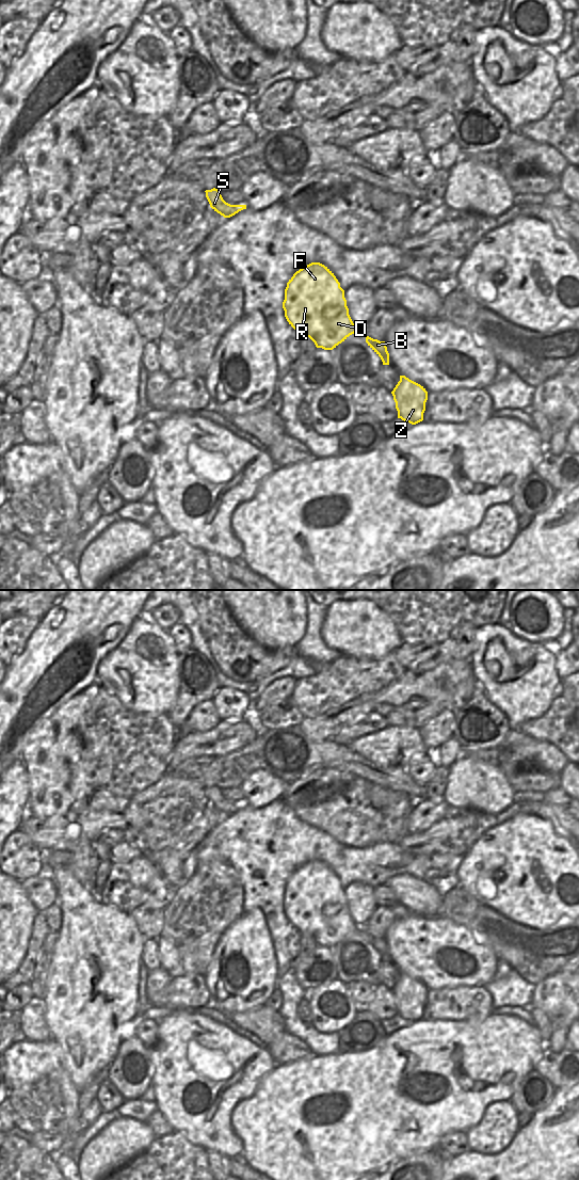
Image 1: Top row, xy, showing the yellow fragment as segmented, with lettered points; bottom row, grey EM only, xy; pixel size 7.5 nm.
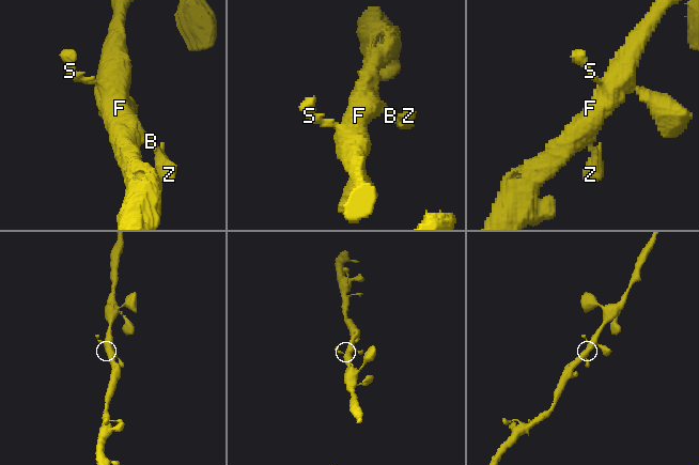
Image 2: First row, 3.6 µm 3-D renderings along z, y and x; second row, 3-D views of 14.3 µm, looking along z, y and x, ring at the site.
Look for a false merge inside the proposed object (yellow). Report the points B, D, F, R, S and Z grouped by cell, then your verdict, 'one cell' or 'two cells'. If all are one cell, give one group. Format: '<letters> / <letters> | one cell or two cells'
B D F R S Z | one cell

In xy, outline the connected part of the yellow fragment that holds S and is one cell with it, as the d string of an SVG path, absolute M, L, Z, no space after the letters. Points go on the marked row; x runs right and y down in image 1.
M215 188L205 192L210 207L224 218L230 218L239 211L246 209L246 205L230 205L226 203L221 195L221 191Z

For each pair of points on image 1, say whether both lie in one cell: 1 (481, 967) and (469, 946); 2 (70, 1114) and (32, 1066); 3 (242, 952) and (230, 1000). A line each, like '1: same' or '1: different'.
1: same
2: same
3: same

